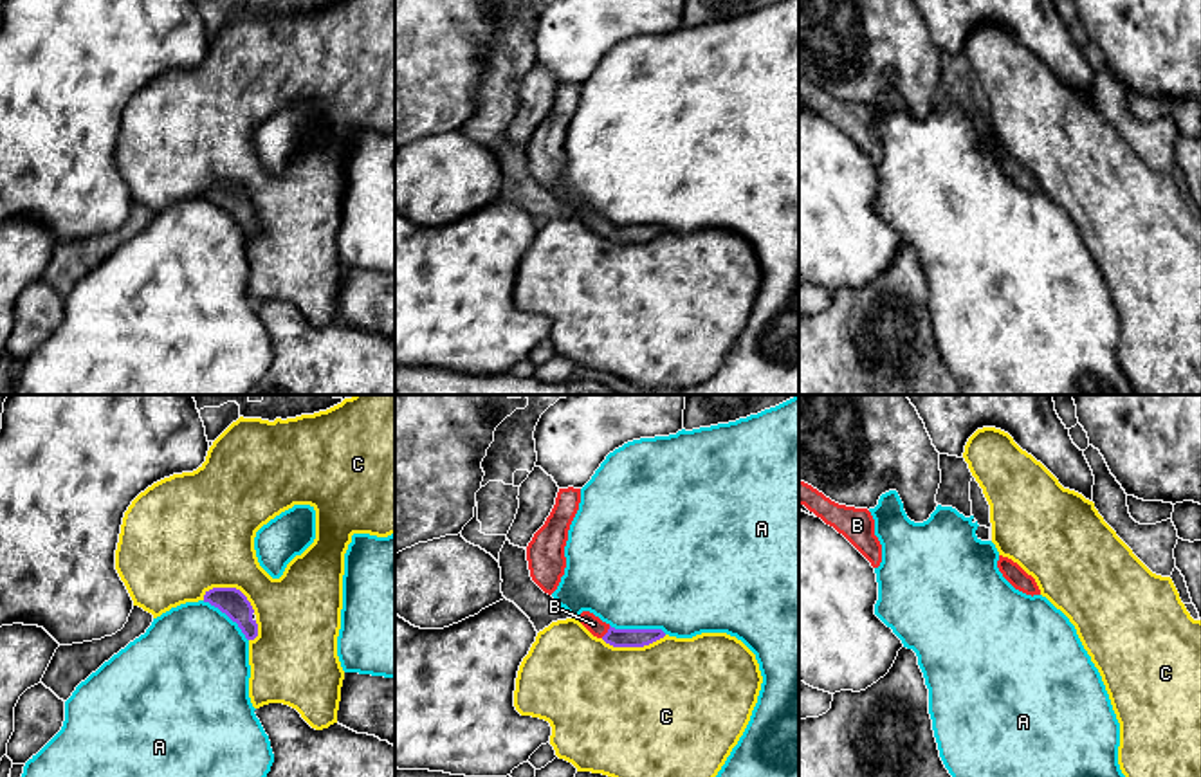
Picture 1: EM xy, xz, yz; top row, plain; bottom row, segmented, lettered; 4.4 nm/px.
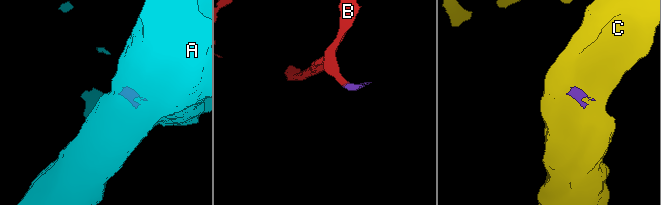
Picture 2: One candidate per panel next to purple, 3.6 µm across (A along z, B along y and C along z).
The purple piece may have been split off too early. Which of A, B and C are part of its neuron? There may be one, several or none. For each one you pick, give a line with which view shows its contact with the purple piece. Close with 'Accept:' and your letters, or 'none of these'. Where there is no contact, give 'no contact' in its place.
B: meets purple in xz
Accept: B

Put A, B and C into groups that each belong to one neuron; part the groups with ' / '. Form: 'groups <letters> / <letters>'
groups A / B / C

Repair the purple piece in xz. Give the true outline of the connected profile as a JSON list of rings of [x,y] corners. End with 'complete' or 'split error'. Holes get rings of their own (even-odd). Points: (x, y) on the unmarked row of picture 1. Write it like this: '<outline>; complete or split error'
[[[582,207],[579,218],[613,243],[644,243],[665,233],[662,225],[615,225],[590,207]]]; split error

